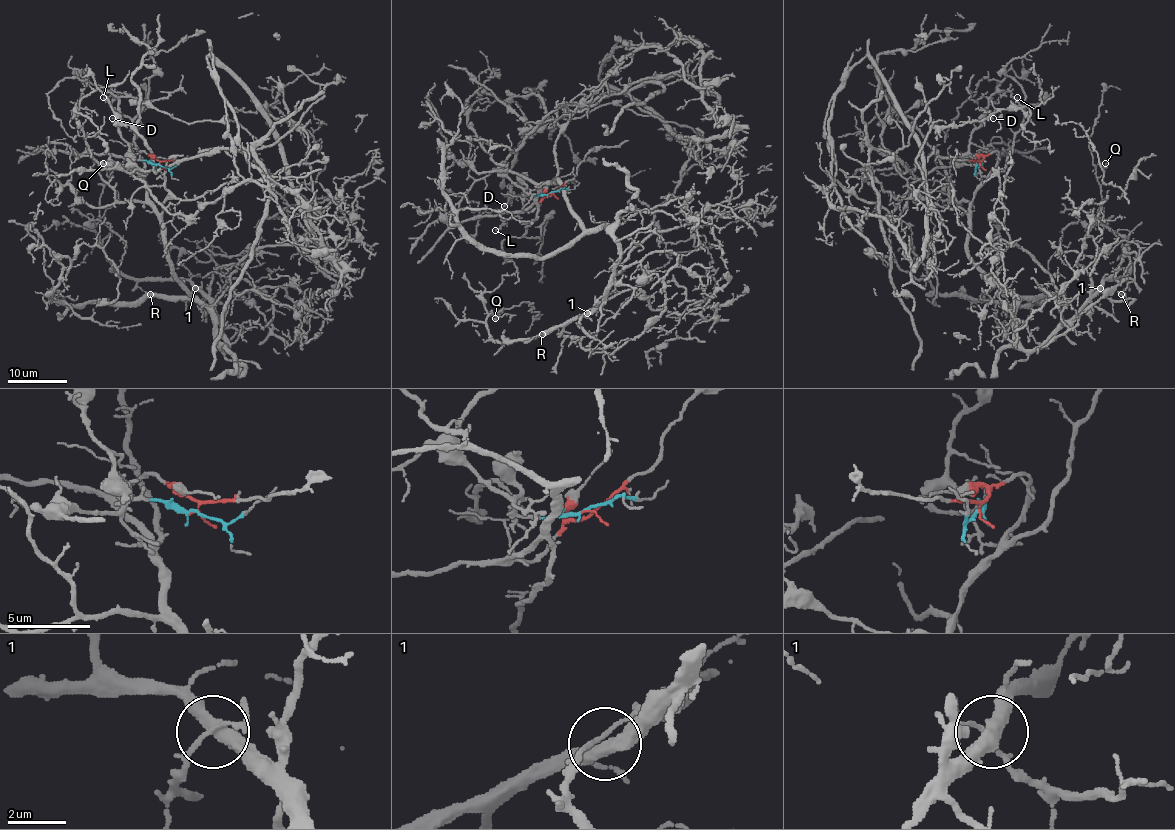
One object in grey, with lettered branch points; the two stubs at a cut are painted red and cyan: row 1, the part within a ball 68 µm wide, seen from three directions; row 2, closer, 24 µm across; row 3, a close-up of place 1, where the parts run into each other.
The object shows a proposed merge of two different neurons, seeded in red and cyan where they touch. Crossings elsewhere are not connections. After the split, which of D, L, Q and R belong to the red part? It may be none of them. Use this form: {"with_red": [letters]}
{"with_red": ["Q", "R"]}

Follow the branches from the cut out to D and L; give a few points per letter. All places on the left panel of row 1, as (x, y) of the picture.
D: (159, 165), (137, 160), (132, 163), (134, 156), (122, 136), (119, 120), (111, 119)
L: (159, 165), (132, 163), (134, 156), (119, 125), (119, 99), (109, 91), (111, 92), (106, 99), (103, 97)

